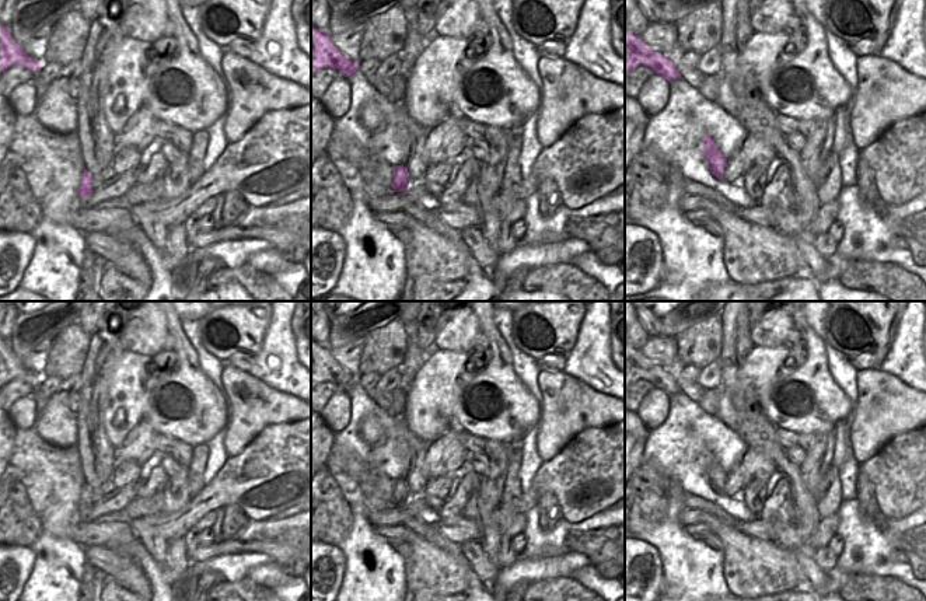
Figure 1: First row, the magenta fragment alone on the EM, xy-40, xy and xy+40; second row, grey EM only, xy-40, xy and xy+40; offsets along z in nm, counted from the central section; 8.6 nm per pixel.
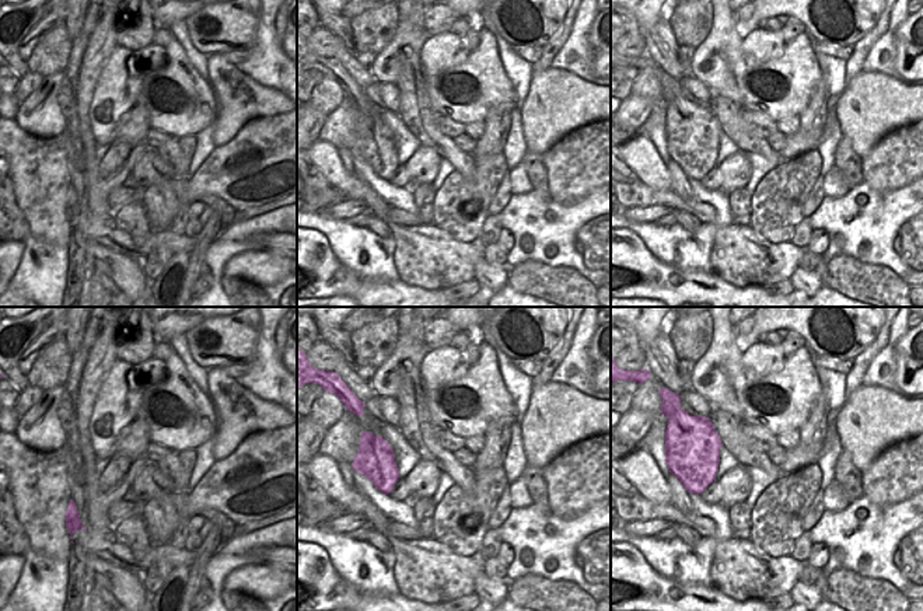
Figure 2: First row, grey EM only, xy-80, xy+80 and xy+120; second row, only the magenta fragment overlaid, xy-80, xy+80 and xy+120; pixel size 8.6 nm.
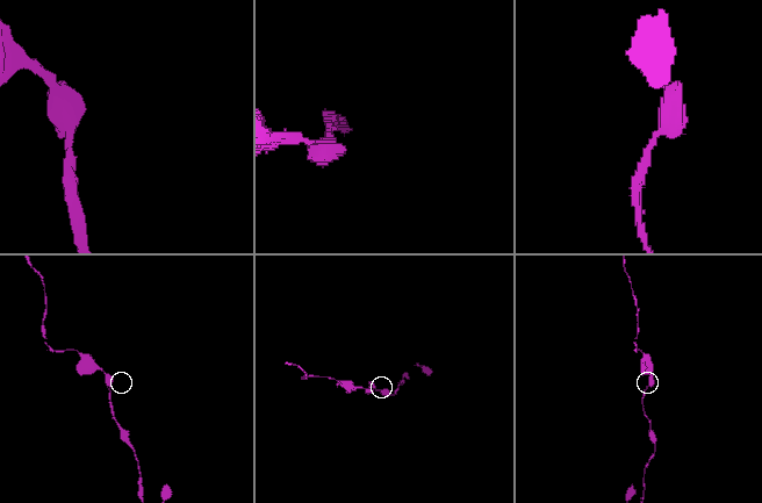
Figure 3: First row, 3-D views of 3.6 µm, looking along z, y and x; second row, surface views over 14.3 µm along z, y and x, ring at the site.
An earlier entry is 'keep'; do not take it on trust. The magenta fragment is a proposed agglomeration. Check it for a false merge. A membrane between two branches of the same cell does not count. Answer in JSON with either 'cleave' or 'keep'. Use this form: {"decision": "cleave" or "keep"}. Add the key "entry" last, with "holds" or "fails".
{"decision": "keep", "entry": "holds"}

